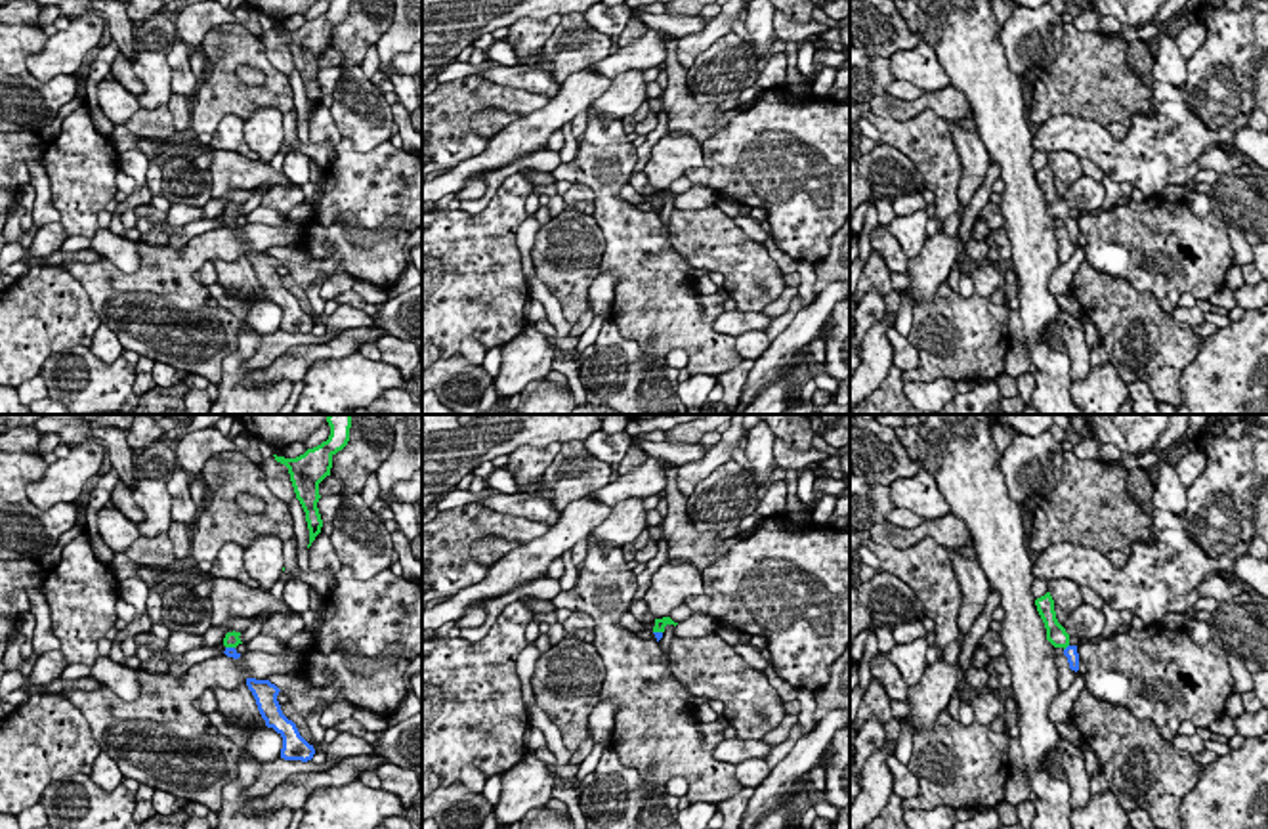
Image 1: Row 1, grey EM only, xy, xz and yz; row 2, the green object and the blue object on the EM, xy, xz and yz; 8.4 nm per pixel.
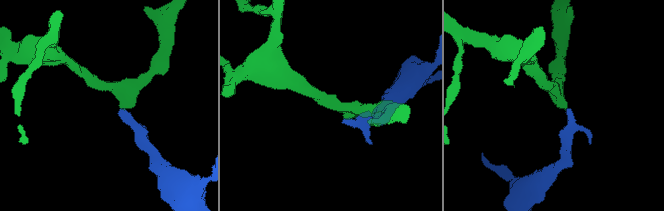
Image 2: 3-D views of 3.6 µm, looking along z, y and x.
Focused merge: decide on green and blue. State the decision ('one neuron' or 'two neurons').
one neuron

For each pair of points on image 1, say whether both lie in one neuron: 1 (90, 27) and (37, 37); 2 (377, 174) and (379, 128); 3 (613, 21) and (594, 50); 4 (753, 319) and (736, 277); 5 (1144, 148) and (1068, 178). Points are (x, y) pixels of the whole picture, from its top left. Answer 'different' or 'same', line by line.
1: different
2: different
3: different
4: different
5: different

